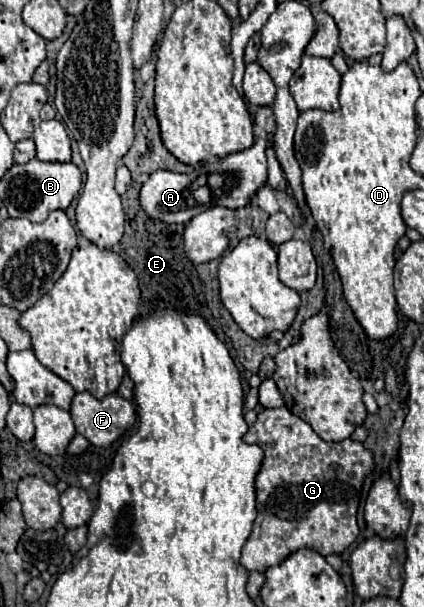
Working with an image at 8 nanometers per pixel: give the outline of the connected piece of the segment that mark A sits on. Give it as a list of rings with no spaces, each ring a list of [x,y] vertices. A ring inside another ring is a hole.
[[[256,138],[250,148],[230,154],[220,162],[196,164],[190,174],[156,170],[140,188],[140,206],[152,220],[166,224],[186,224],[212,206],[224,206],[230,210],[242,208],[248,204],[250,196],[266,184],[266,146],[270,146],[268,138]]]

